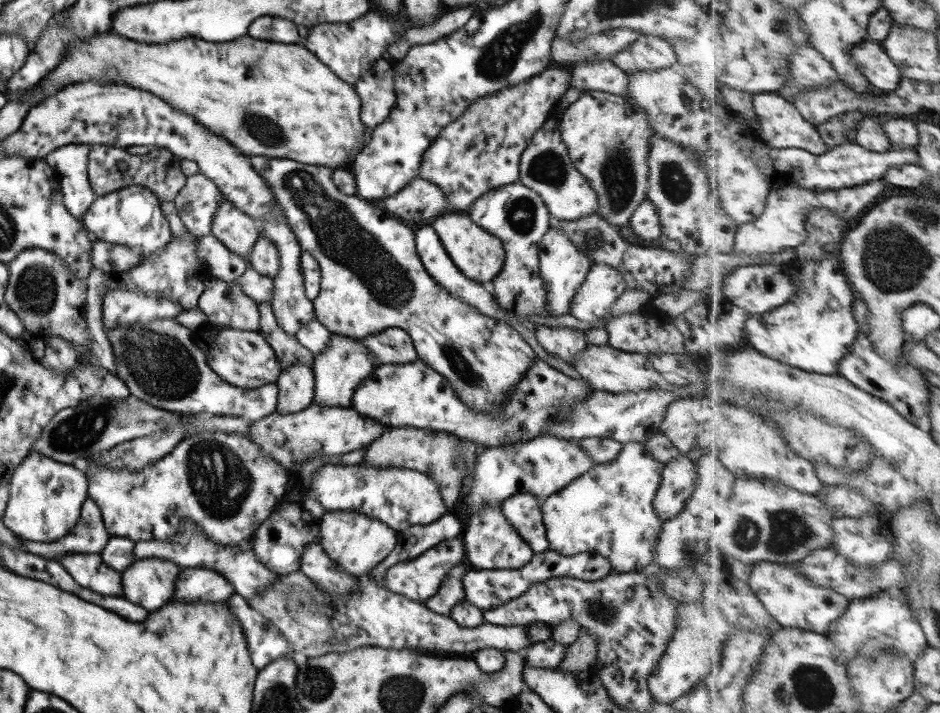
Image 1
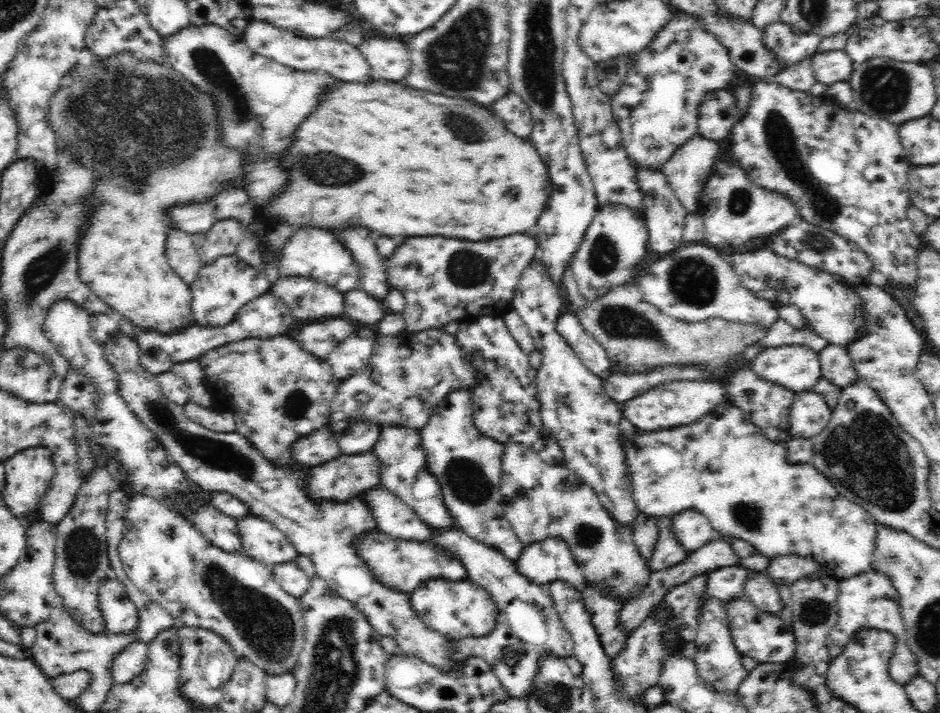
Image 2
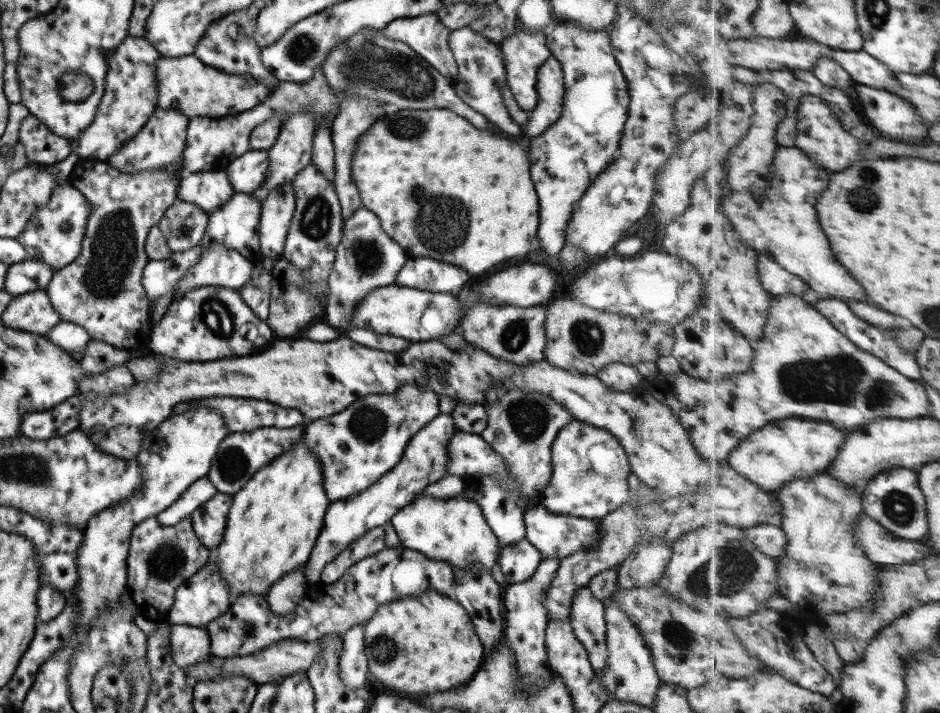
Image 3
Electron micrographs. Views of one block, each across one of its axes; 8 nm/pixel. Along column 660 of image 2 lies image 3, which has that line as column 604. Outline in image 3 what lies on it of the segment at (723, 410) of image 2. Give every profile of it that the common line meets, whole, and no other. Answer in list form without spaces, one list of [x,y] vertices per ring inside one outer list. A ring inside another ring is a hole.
[[[574,419],[562,428],[551,448],[552,479],[546,485],[541,506],[552,514],[603,519],[629,499],[628,458],[610,432]]]

